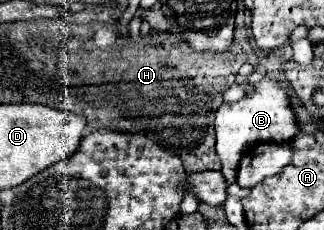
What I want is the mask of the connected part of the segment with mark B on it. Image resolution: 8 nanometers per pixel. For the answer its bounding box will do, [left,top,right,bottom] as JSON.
[216,78,296,185]

